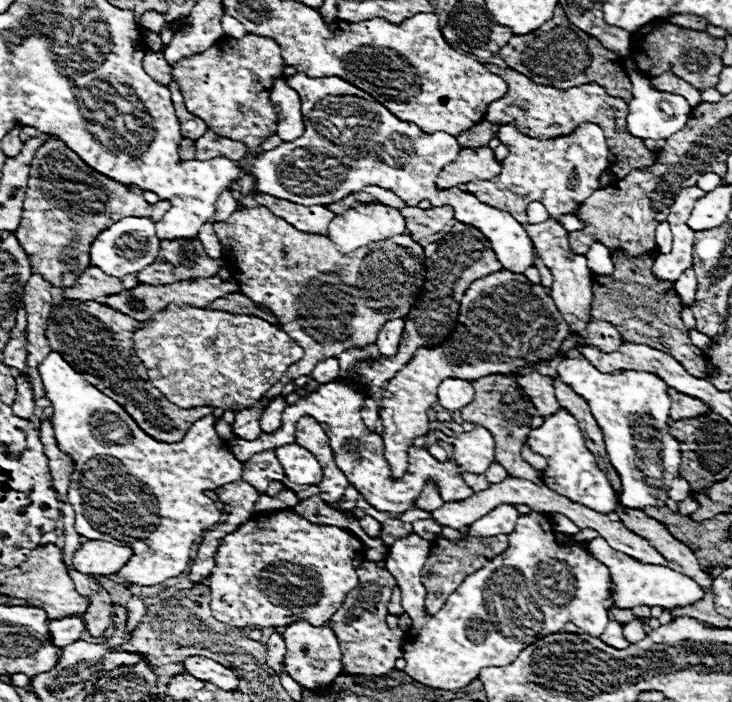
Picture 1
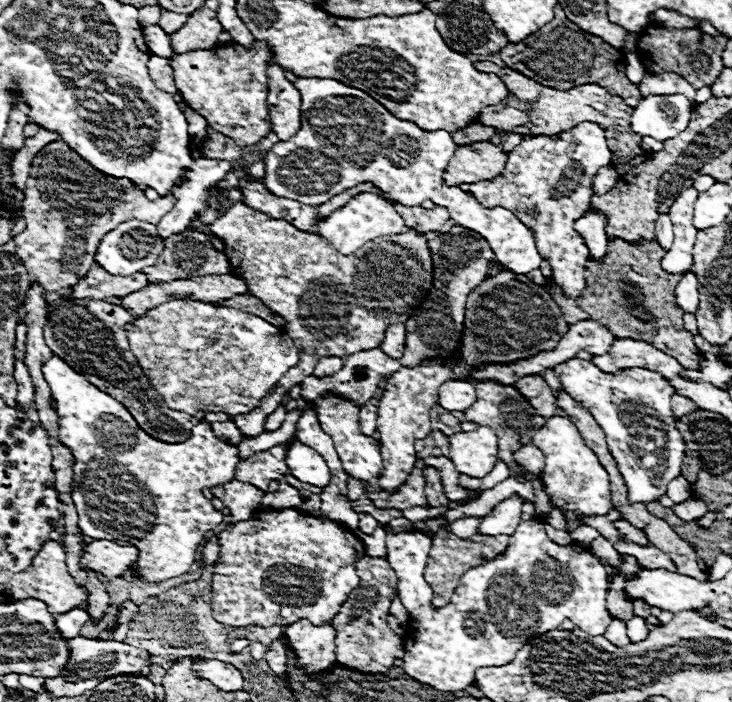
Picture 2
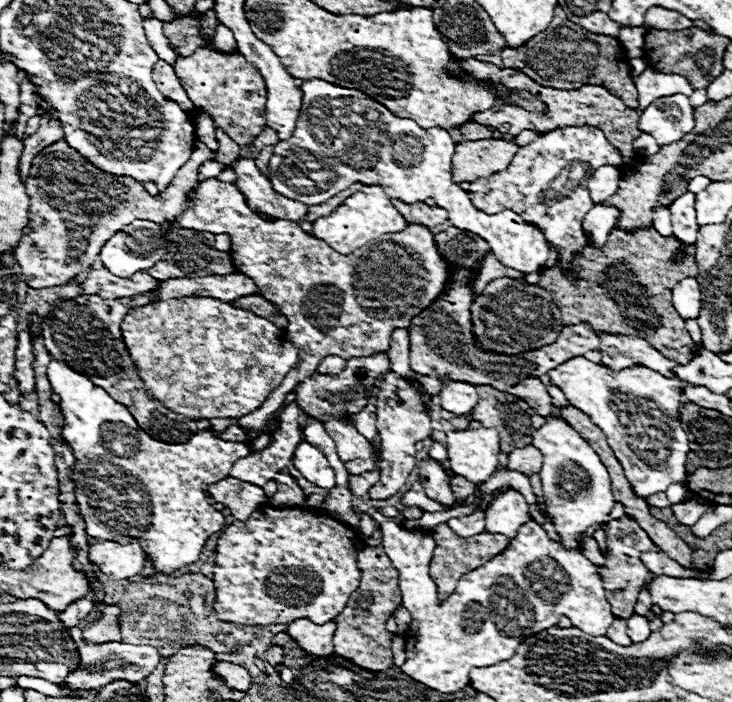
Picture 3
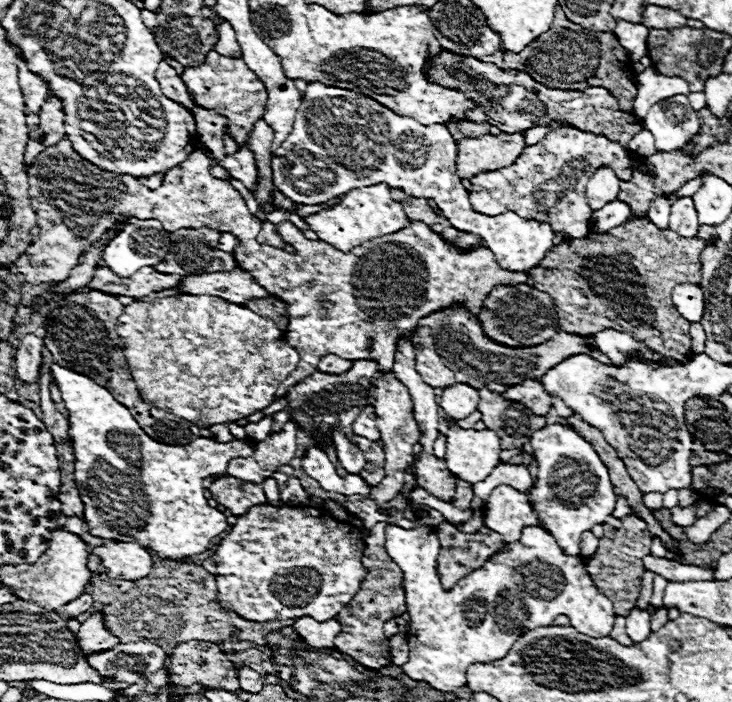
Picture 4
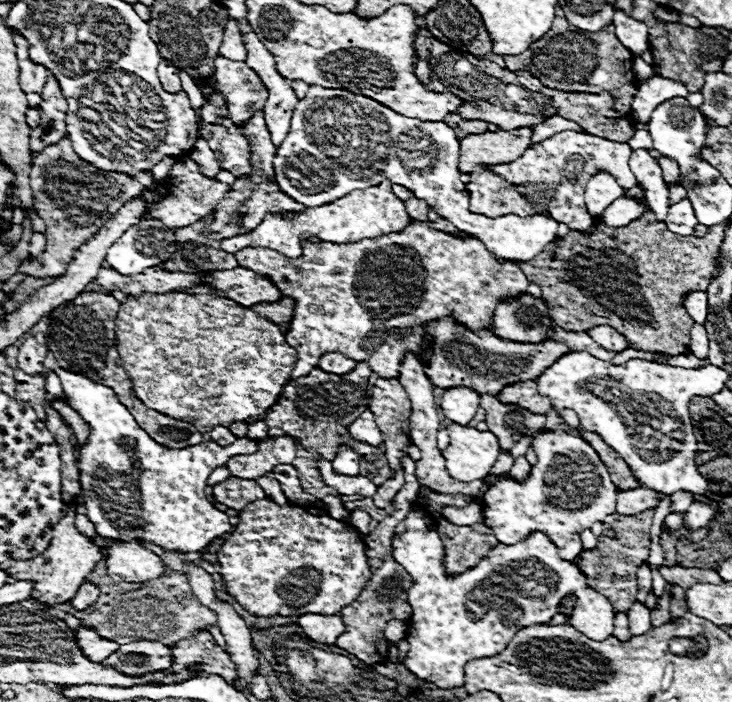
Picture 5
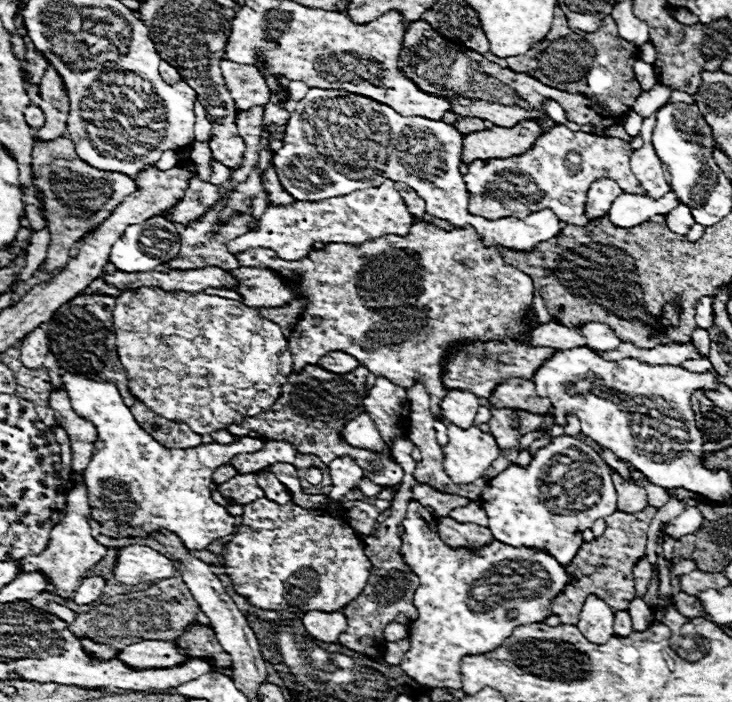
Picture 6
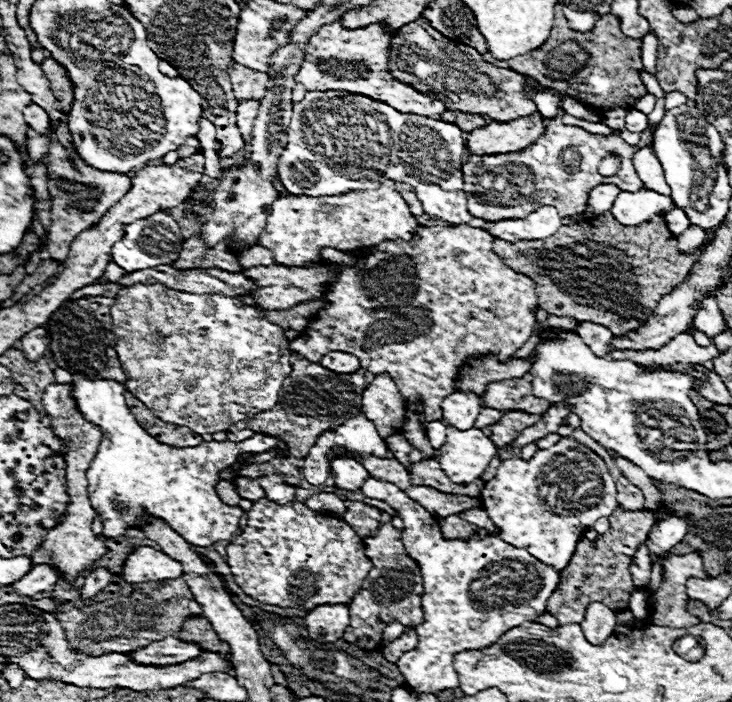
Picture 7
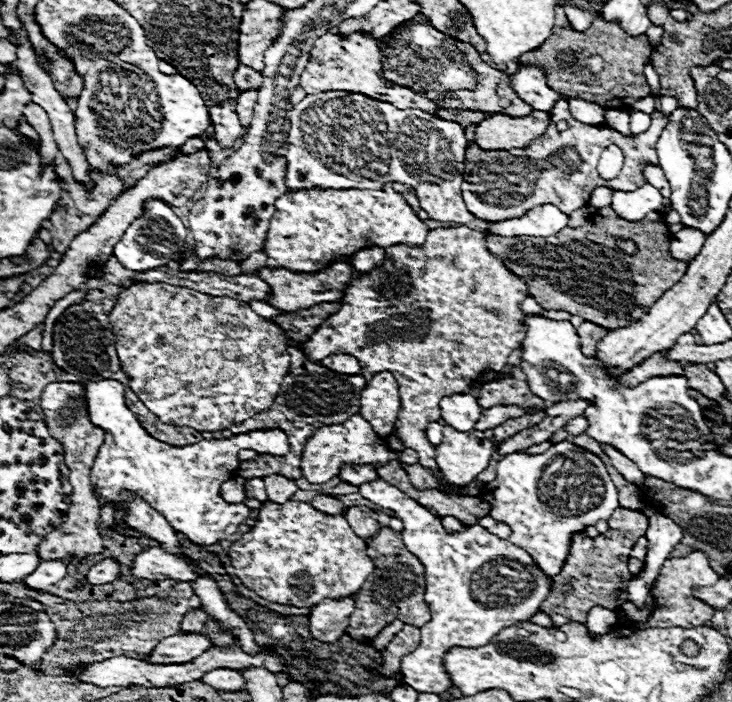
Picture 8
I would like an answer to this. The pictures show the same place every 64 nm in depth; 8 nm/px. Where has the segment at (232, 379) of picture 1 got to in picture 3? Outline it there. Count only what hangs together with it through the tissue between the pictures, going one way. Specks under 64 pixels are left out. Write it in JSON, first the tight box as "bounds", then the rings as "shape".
{"bounds":[120,296,298,420],"shape":[[[206,296],[168,298],[130,308],[120,330],[124,334],[128,354],[132,362],[136,362],[144,390],[148,390],[148,394],[152,394],[152,398],[162,402],[168,410],[192,420],[242,418],[250,414],[266,402],[268,394],[298,362],[298,350],[286,340],[286,334],[276,324],[248,310]]]}

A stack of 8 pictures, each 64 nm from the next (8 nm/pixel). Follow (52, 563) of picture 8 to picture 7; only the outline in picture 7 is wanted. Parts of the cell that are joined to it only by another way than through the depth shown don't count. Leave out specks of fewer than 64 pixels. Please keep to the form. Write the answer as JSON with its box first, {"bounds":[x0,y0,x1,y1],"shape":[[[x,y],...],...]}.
{"bounds":[12,566,60,596],"shape":[[[34,566],[24,578],[16,580],[12,588],[20,596],[34,596],[38,592],[46,592],[52,584],[56,584],[60,578],[60,572],[54,566]]]}

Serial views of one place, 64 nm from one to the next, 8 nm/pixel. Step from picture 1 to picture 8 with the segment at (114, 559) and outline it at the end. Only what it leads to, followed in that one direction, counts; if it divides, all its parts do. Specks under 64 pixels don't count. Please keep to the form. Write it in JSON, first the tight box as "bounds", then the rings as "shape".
{"bounds":[132,548,198,582],"shape":[[[146,548],[134,560],[132,574],[136,578],[148,580],[178,580],[178,582],[192,582],[198,574],[192,570],[188,560],[170,554],[162,548]]]}

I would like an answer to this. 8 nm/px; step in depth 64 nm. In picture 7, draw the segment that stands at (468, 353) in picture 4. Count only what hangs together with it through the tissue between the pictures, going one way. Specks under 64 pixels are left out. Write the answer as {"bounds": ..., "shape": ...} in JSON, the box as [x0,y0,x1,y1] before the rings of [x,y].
{"bounds":[458,358,530,396],"shape":[[[482,358],[474,364],[468,364],[460,372],[458,388],[460,390],[472,390],[474,394],[482,396],[488,382],[498,382],[498,380],[504,380],[504,378],[524,376],[528,370],[530,370],[530,360],[528,358],[522,358],[522,360],[512,360],[510,358],[504,364],[500,364],[496,358]]]}

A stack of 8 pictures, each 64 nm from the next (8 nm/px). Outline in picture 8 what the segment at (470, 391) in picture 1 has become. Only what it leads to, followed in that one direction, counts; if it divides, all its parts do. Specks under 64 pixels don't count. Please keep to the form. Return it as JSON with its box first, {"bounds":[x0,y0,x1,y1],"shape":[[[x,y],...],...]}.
{"bounds":[440,394,482,432],"shape":[[[454,394],[442,398],[440,410],[442,410],[442,420],[460,432],[472,430],[482,414],[482,408],[472,394]]]}

